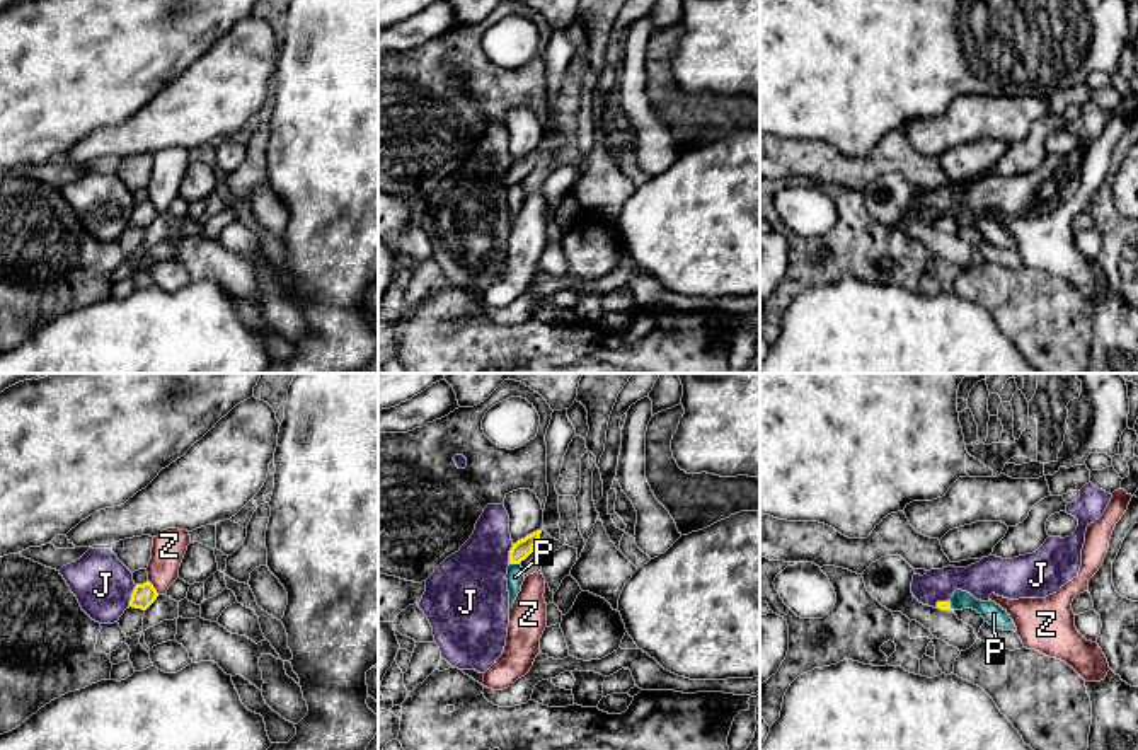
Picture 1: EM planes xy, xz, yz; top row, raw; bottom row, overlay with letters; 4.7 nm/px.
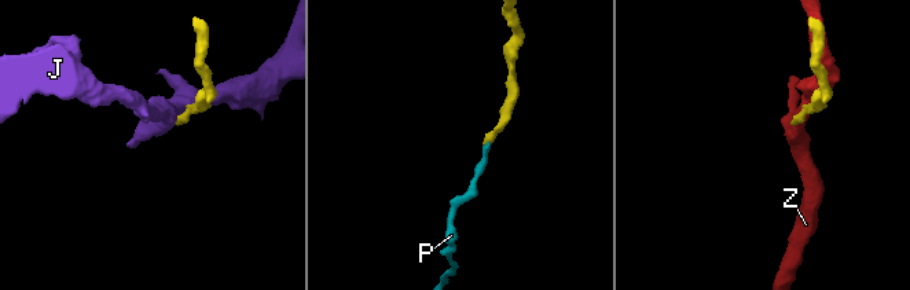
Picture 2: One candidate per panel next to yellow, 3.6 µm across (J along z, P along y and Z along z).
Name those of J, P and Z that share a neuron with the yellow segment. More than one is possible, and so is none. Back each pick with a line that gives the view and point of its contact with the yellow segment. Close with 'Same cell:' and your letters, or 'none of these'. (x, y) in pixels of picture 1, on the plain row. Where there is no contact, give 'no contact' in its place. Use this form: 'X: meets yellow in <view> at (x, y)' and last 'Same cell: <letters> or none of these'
Same cell: none of these

